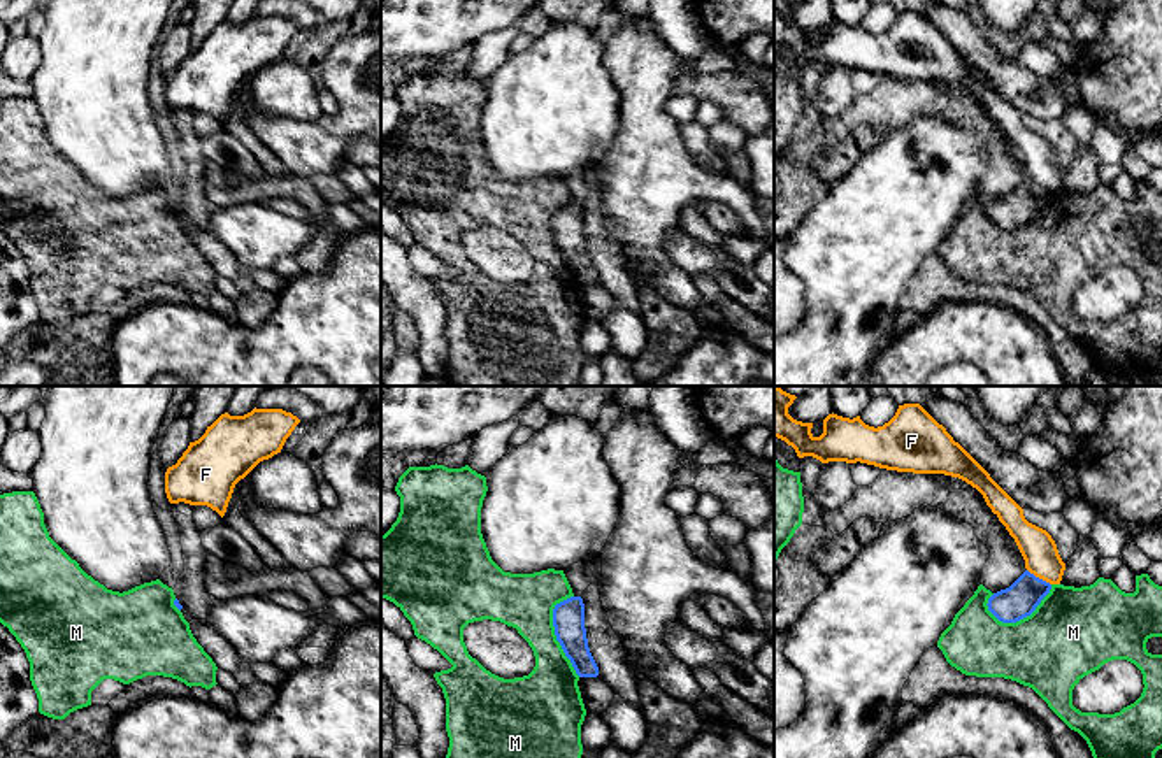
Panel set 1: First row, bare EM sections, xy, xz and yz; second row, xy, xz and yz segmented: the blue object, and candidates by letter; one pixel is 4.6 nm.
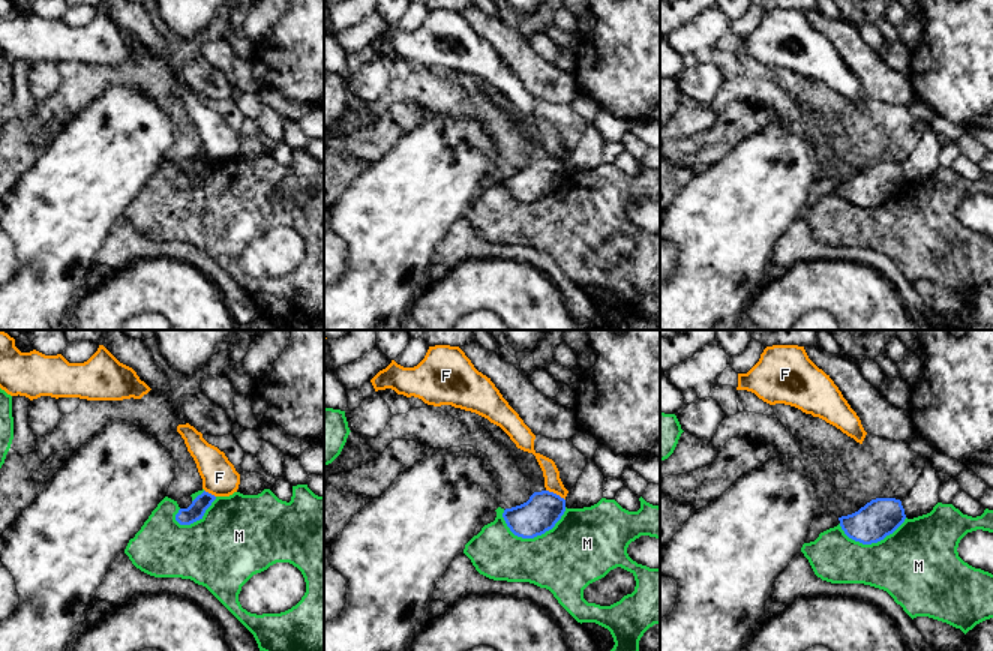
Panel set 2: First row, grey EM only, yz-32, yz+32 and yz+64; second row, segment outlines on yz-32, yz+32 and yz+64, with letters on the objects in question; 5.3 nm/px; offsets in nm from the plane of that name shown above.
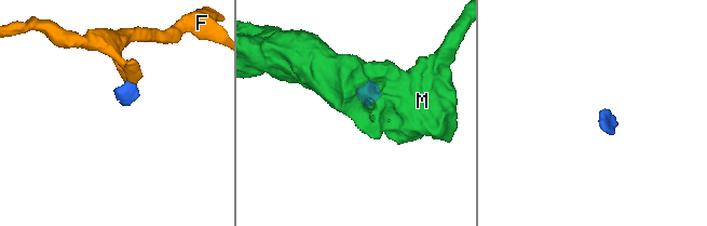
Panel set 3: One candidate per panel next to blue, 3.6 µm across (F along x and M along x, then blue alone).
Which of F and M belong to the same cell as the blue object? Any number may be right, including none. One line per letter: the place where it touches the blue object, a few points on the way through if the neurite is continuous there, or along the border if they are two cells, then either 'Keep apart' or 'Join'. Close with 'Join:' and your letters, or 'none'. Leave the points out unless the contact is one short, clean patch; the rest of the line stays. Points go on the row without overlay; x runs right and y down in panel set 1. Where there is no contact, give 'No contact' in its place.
F: Touches blue at yz (1038, 185). Boundary: yz (1027, 176), (1050, 192). Keep apart
M: Touches blue at xz (555, 241). Keep apart
Join: none

